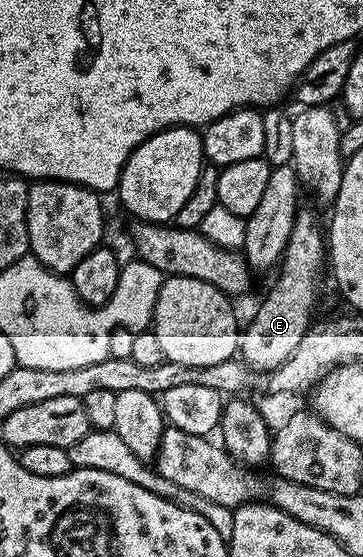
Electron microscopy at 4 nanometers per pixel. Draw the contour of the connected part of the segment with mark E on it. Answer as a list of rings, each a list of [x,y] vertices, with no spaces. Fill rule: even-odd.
[[[299,212],[296,223],[292,227],[292,235],[288,239],[288,247],[282,255],[278,278],[274,286],[266,293],[266,298],[258,305],[250,326],[245,326],[240,337],[240,360],[255,374],[265,375],[272,372],[280,363],[287,361],[300,347],[304,335],[312,327],[310,316],[314,313],[314,300],[318,297],[318,272],[328,261],[328,245],[324,240],[324,229],[318,226],[318,217],[314,213]]]

